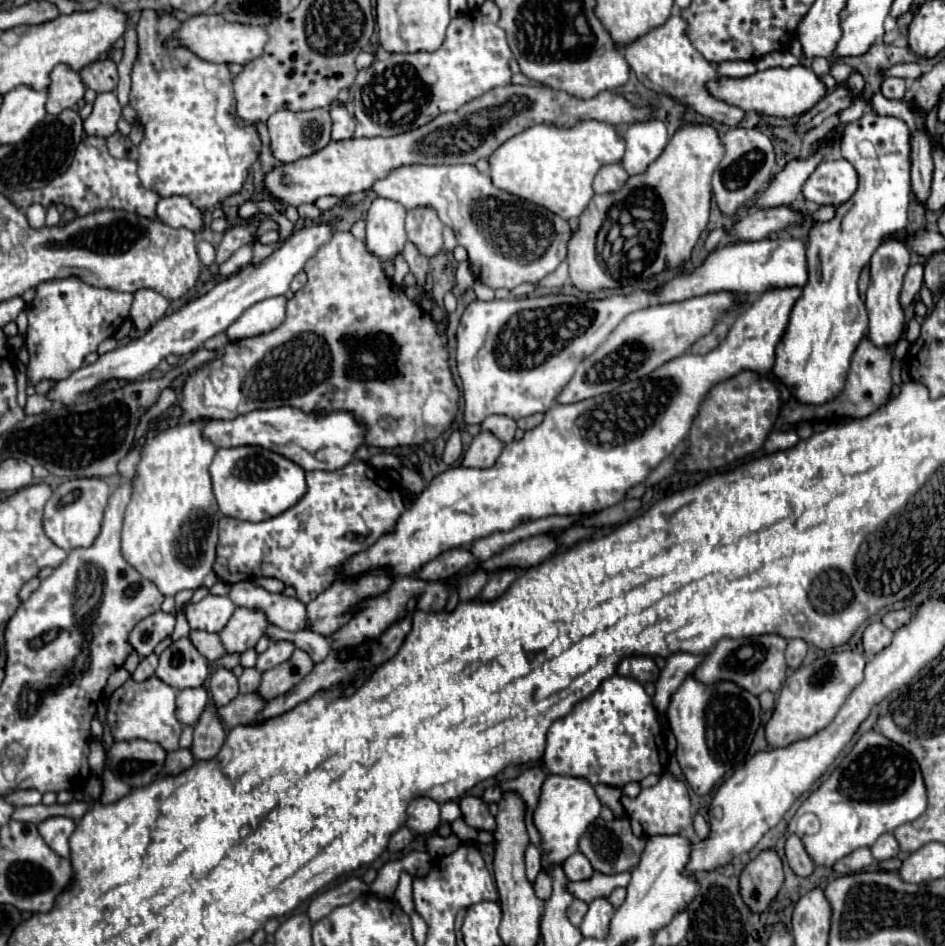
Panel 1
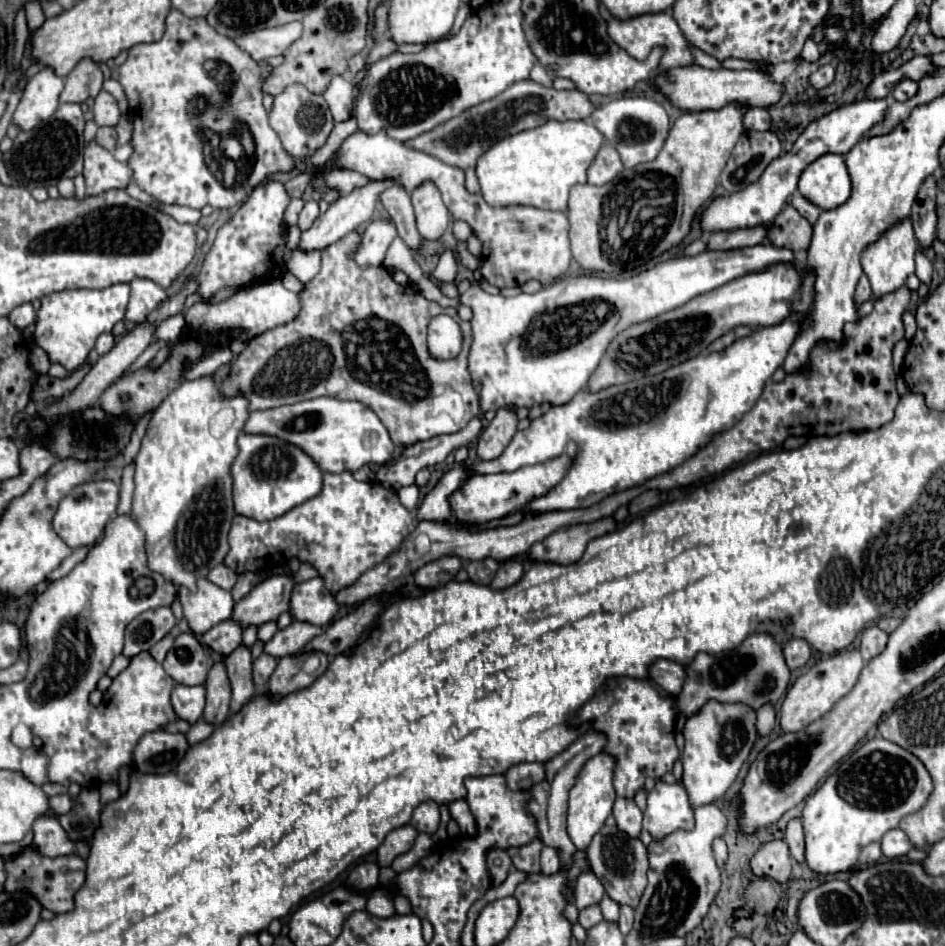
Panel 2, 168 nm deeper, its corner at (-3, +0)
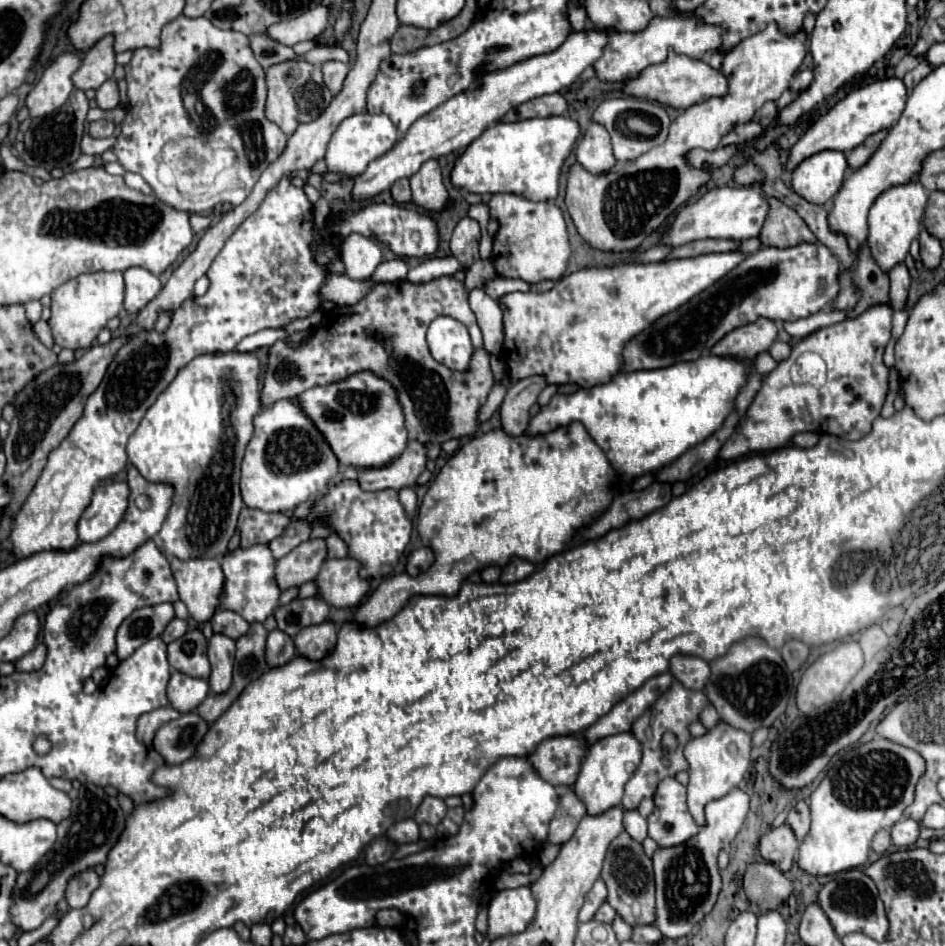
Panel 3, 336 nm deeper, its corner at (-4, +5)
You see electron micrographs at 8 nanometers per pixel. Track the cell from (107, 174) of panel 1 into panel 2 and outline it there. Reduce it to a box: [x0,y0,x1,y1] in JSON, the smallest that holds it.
[84,140,134,196]

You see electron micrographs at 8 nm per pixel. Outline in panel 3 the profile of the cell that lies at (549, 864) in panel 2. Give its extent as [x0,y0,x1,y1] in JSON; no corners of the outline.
[547,789,587,845]

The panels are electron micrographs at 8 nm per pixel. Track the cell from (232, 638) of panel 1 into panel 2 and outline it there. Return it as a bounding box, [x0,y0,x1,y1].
[232,576,294,628]

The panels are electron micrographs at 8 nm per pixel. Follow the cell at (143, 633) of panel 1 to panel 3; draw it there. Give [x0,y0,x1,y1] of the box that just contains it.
[115,603,175,661]

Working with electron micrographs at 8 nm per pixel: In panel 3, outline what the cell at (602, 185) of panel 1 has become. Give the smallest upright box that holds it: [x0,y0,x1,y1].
[575,121,615,175]

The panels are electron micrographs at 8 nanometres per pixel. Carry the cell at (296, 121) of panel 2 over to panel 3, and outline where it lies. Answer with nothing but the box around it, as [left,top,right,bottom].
[265,59,333,137]

